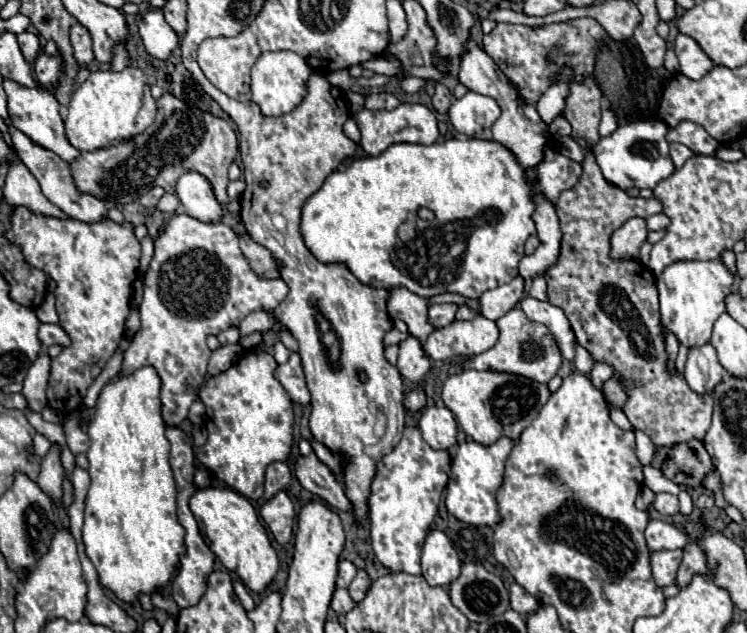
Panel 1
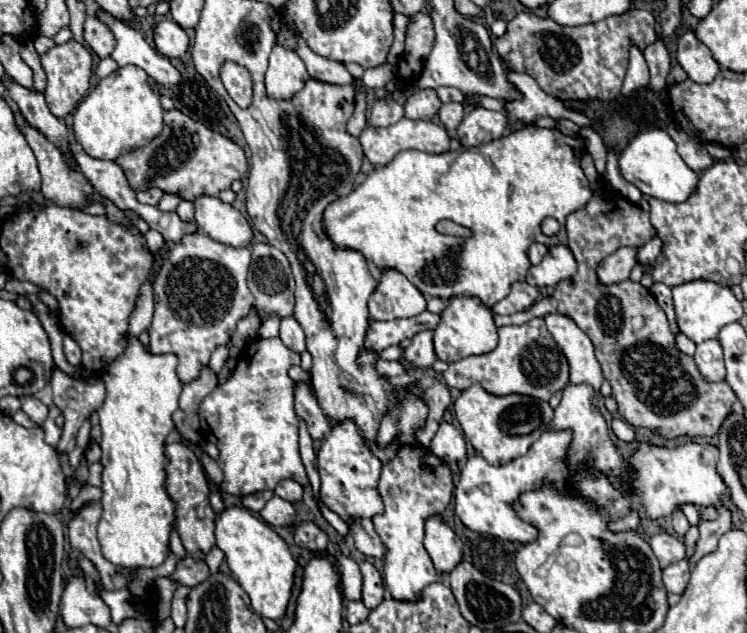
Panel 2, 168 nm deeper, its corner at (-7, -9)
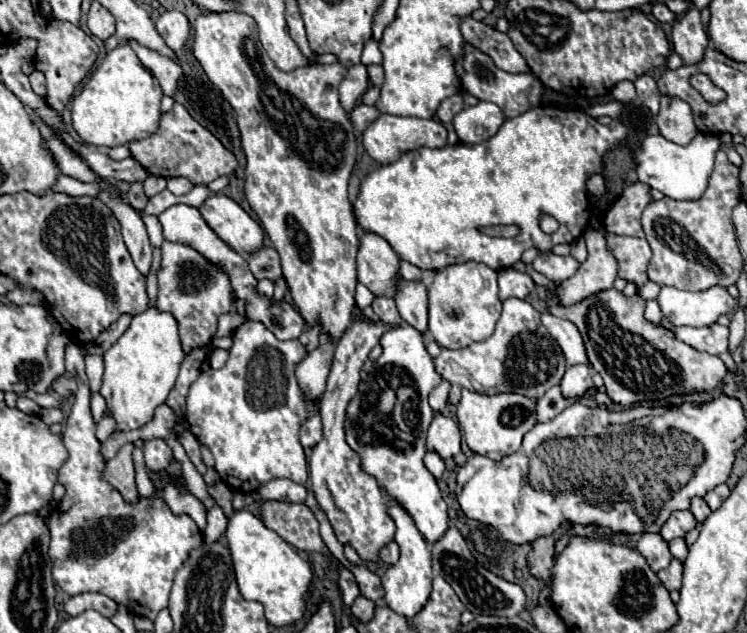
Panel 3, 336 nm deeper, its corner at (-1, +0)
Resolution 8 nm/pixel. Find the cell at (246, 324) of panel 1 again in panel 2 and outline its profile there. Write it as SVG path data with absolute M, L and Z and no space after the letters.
M253 243L251 245L251 267L249 267L247 285L257 299L255 307L257 307L257 315L261 317L261 321L265 321L269 315L285 319L293 313L295 297L293 297L291 289L295 289L295 281L293 281L287 257L277 247L273 247L269 243Z

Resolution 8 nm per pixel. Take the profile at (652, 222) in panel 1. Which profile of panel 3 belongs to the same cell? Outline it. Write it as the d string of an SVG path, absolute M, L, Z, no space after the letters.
M605 234L607 250L617 260L619 278L637 284L641 288L647 278L647 264L651 260L651 248L645 238L631 238L631 236L617 236Z

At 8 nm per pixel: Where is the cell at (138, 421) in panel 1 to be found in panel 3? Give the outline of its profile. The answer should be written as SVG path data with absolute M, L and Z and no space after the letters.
M147 308L131 318L125 334L103 354L105 376L101 394L119 430L133 430L151 420L153 410L165 402L169 390L175 386L183 358L185 352L181 348L177 320L171 312Z

